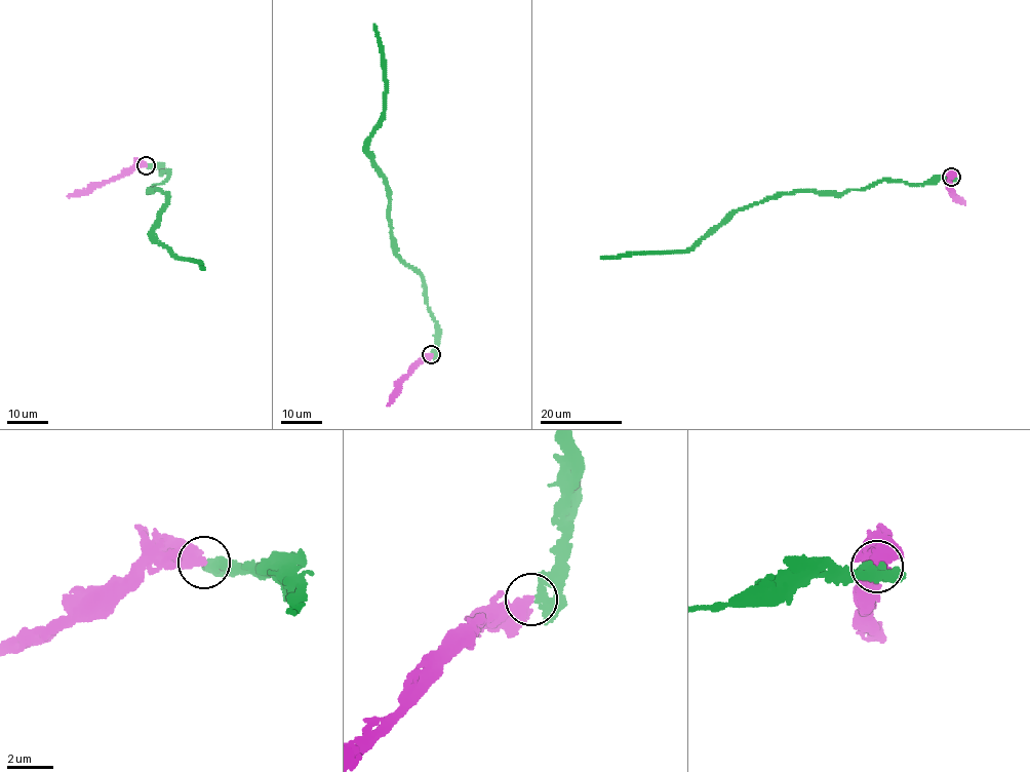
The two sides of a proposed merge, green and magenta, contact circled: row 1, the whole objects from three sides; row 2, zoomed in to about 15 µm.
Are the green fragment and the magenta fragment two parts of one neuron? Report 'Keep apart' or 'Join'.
Join

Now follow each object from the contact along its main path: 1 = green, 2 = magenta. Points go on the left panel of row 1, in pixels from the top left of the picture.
1: (147, 164), (170, 172), (149, 191), (168, 194), (152, 231), (203, 270)
2: (146, 164), (67, 196)

